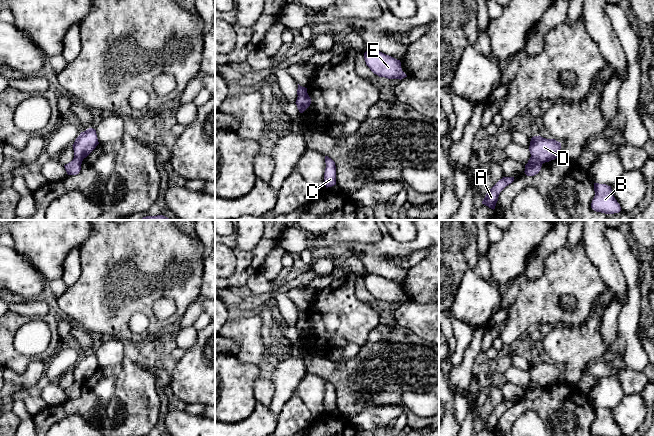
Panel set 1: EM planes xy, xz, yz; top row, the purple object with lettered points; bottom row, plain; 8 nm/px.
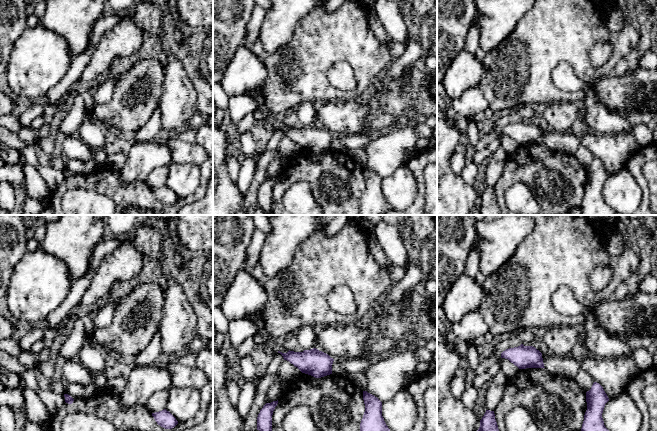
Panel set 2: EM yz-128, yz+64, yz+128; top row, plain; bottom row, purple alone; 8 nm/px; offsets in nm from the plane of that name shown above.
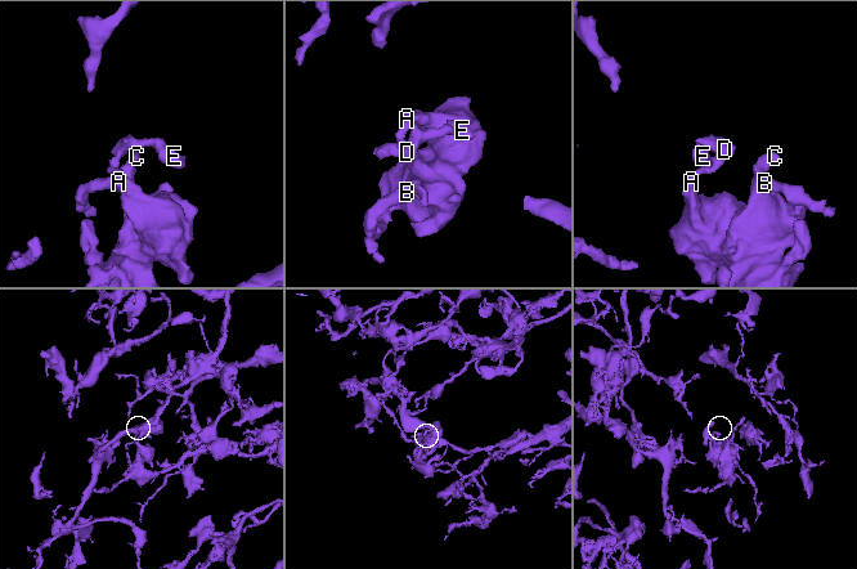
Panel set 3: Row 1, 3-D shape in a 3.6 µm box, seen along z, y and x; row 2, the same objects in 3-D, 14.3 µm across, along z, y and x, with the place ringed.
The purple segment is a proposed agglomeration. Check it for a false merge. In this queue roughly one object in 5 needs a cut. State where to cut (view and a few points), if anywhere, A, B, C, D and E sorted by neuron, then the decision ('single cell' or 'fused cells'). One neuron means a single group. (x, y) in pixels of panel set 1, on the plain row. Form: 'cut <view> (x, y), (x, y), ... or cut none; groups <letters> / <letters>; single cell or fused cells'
cut none; groups A B C D E; single cell

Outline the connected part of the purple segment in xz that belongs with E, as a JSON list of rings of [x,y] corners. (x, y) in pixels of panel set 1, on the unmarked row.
[[[368,274],[364,277],[366,289],[379,301],[403,303],[407,299],[402,295],[401,286],[380,275]]]

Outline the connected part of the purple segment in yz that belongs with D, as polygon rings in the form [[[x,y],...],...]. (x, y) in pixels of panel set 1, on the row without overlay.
[[[539,360],[531,362],[529,375],[531,378],[525,389],[525,398],[534,400],[541,394],[542,388],[558,382],[561,367],[555,363],[546,363]]]

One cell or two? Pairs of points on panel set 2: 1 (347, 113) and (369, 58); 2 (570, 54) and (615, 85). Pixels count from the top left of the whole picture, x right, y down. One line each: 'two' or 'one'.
1: two
2: two

